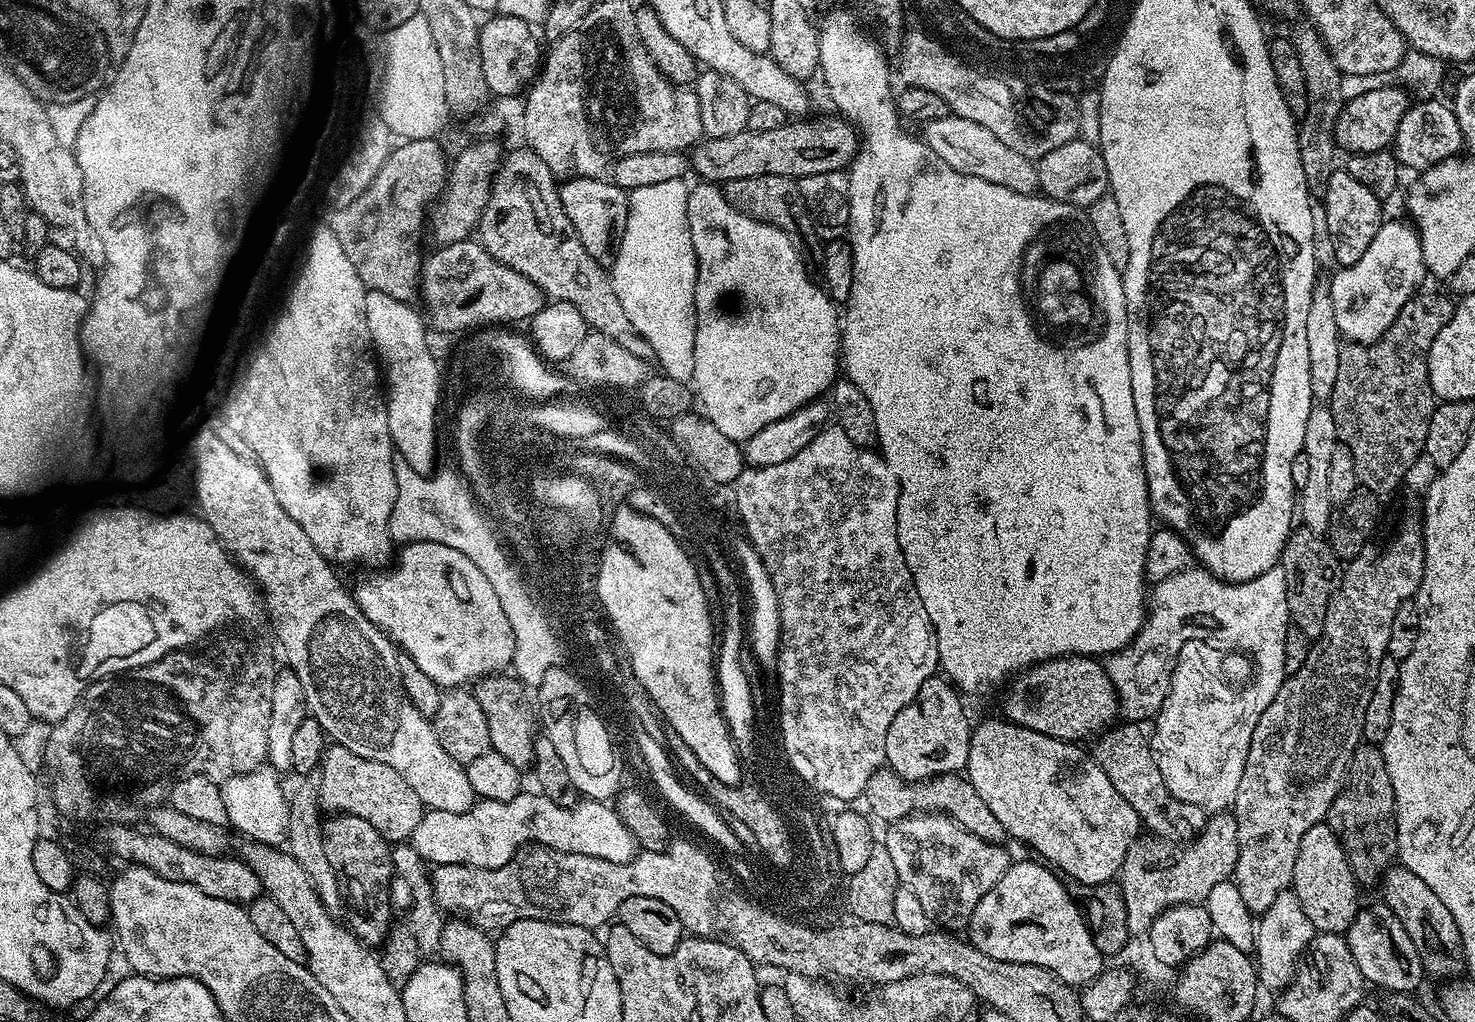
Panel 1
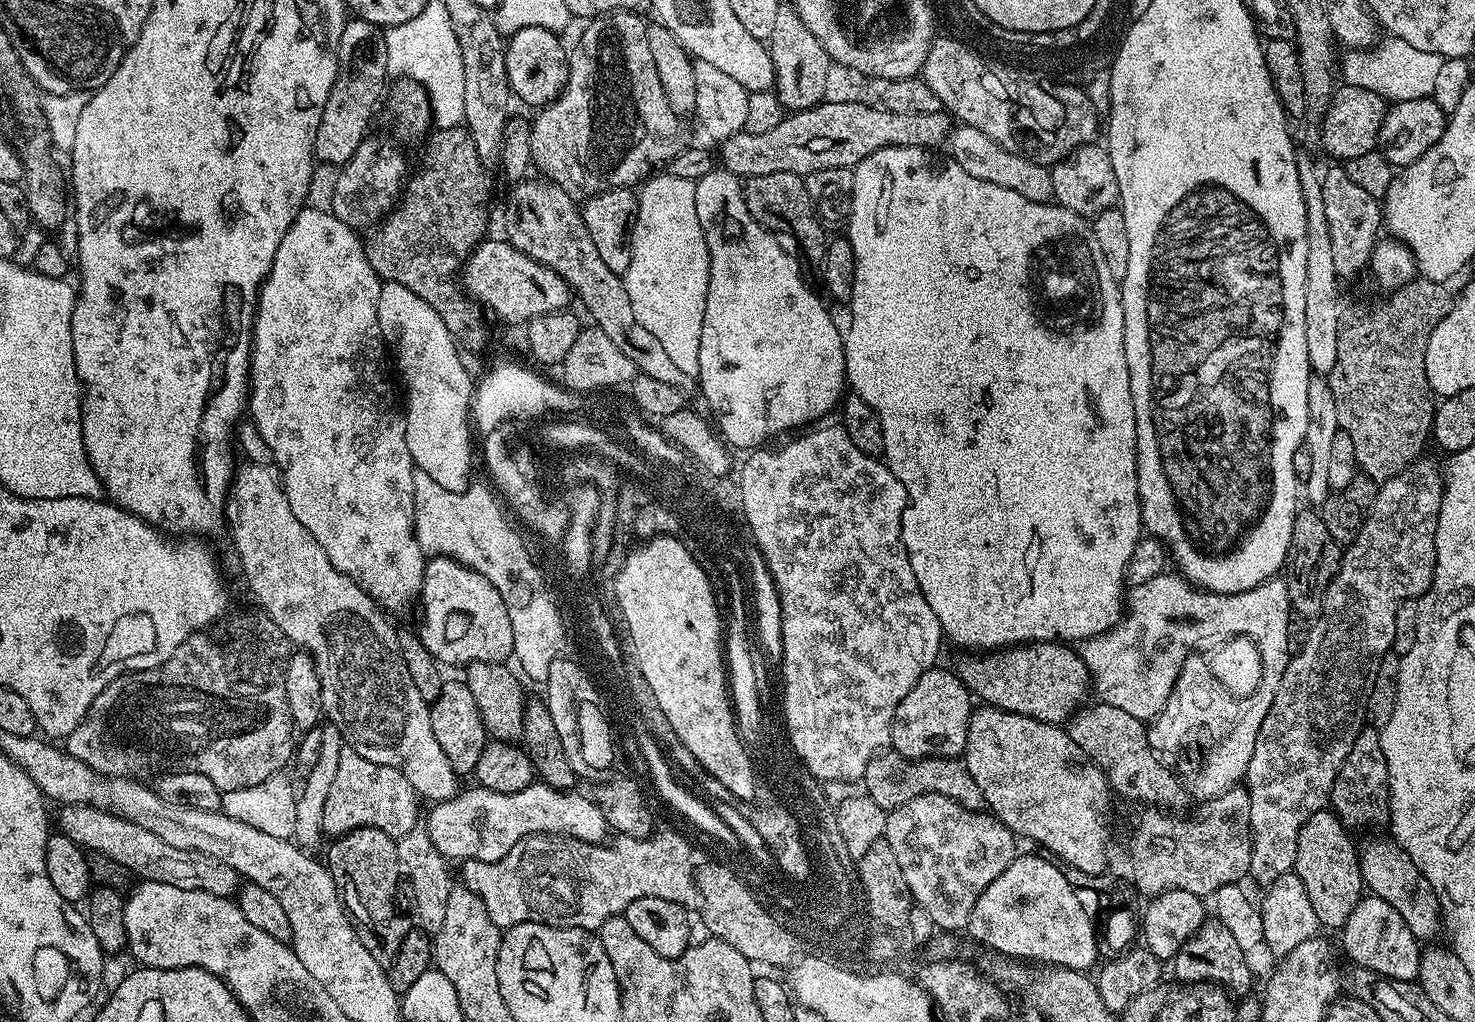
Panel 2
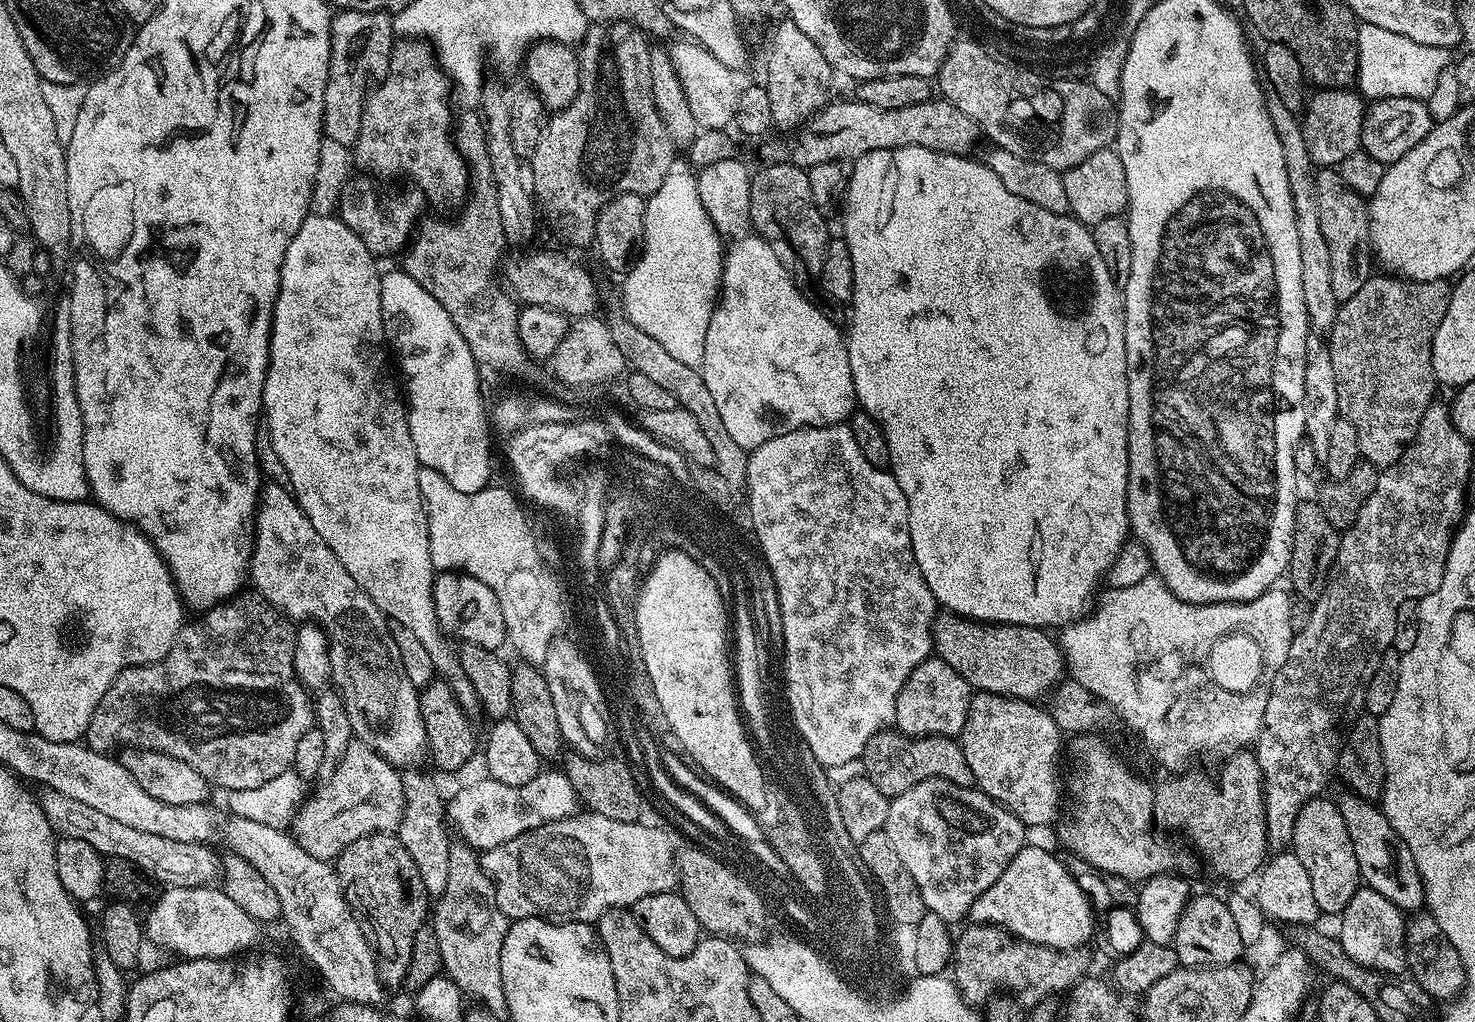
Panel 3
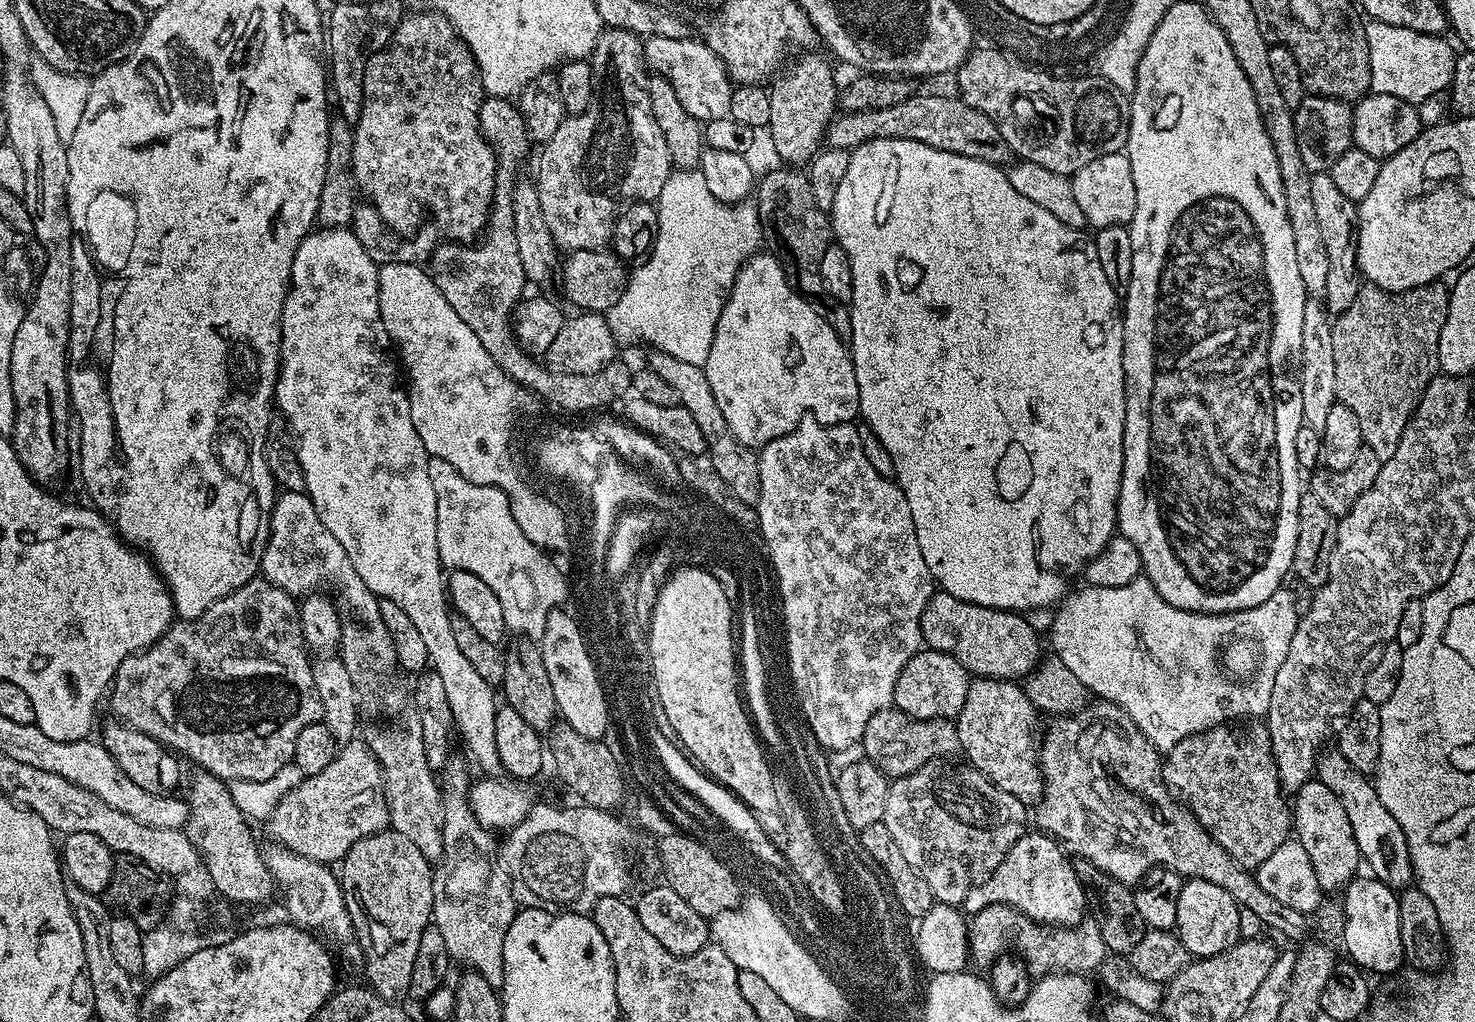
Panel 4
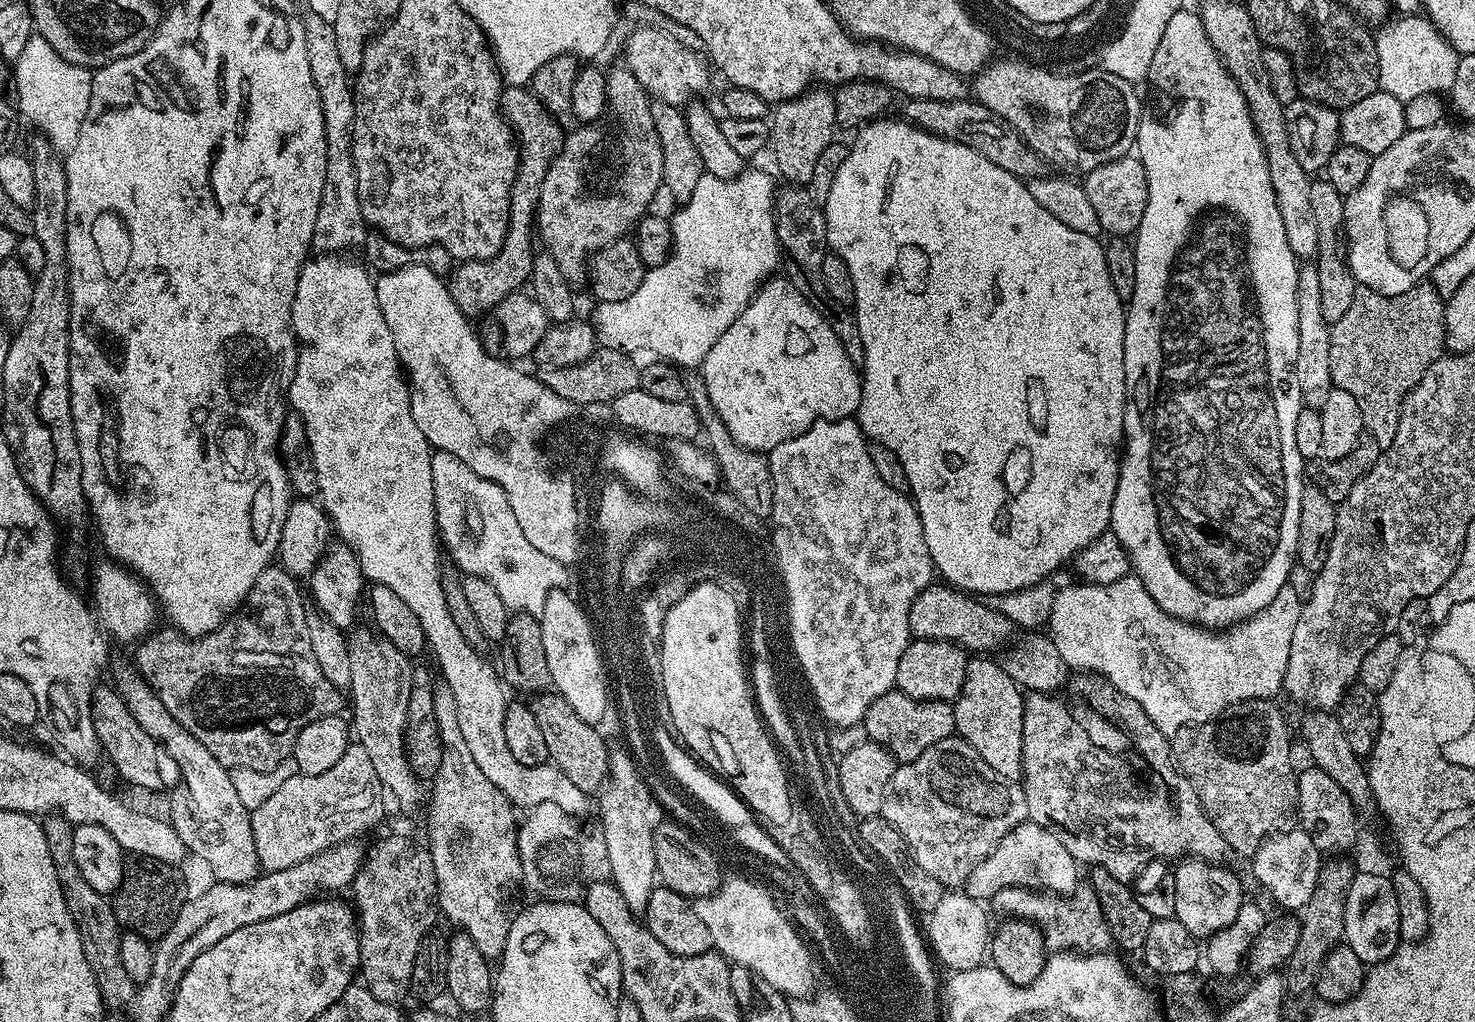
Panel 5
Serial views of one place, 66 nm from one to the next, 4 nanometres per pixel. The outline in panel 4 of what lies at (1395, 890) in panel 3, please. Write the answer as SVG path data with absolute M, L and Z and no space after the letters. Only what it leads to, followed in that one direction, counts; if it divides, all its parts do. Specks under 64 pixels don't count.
M1338 750L1325 751L1317 759L1315 775L1342 802L1346 810L1346 818L1350 822L1350 830L1354 830L1354 842L1358 842L1361 861L1366 865L1367 871L1381 880L1386 886L1394 890L1403 890L1413 883L1412 863L1410 850L1406 846L1406 834L1402 834L1402 826L1394 822L1394 814L1382 806L1376 793L1376 785L1365 773L1354 770L1346 758Z

